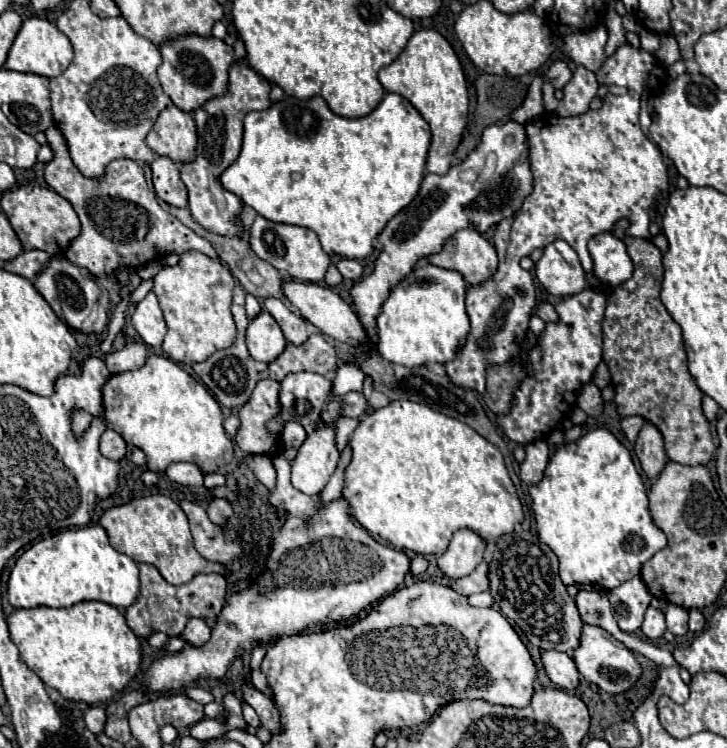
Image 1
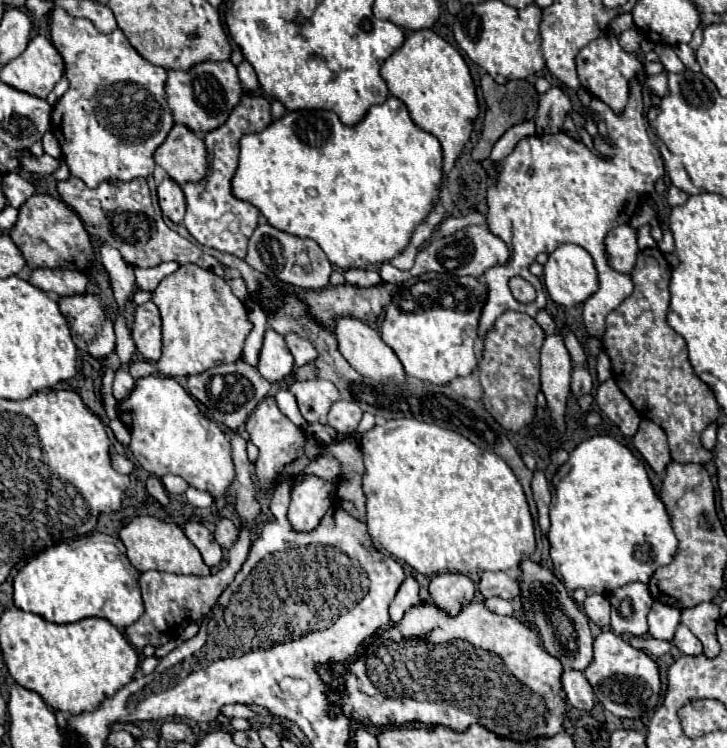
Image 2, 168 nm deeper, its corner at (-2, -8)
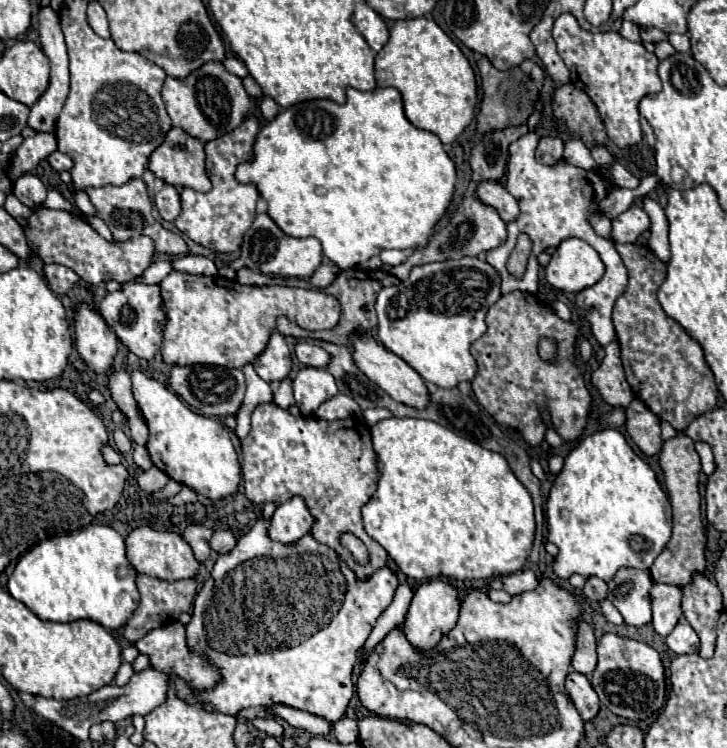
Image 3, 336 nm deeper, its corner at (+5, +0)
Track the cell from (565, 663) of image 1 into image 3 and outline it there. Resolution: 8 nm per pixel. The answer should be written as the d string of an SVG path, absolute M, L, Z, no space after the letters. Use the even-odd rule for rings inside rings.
M570 672L566 678L566 692L584 720L592 720L598 714L600 698L584 674Z

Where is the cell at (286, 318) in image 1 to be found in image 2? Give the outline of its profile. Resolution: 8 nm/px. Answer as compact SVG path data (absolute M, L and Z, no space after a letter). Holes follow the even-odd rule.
M289 332L289 334L285 334L285 342L287 342L297 366L309 364L309 362L313 362L317 358L317 352L315 352L313 344L307 338L301 338L299 334Z

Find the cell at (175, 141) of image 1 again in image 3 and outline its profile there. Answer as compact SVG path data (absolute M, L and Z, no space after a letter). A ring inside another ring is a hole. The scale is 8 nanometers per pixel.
M172 128L166 134L166 140L154 154L150 156L148 168L154 172L154 176L162 178L170 186L178 188L192 188L196 192L208 192L212 188L212 182L206 174L206 154L204 154L204 144L198 142L196 138L190 138L182 128Z

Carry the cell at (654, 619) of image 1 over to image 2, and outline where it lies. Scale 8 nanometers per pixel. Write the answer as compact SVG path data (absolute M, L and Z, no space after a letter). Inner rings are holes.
M655 602L649 612L649 636L657 640L671 640L679 624L679 614L681 612L673 610L673 606Z

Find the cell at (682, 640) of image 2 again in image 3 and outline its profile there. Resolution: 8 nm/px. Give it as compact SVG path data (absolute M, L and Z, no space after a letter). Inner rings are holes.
M676 624L676 628L666 636L666 644L676 654L696 654L700 648L698 634L690 624Z

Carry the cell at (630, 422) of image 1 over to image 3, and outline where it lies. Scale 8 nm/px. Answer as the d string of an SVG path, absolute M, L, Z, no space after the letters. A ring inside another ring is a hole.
M614 340L604 350L606 350L606 356L600 362L598 370L592 374L592 384L600 390L602 400L606 400L610 406L626 408L634 398L634 392L626 382L626 374L620 360L620 346Z

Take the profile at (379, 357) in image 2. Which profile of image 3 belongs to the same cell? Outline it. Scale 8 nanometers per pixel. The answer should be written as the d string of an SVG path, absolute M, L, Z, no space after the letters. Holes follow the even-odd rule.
M356 334L356 336L352 336L352 356L354 356L356 366L372 382L376 382L386 394L390 394L396 402L402 402L402 404L412 406L416 410L424 410L428 406L430 392L428 392L422 376L414 368L410 368L402 358L398 358L396 354L392 354L390 350L386 350L382 344L378 344L368 334Z

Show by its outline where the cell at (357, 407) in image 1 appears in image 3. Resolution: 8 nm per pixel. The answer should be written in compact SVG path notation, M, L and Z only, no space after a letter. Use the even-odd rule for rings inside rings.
M336 394L334 398L326 400L314 412L314 416L320 420L340 420L340 418L348 418L348 416L362 416L362 410L354 402L354 398L350 398L346 394Z

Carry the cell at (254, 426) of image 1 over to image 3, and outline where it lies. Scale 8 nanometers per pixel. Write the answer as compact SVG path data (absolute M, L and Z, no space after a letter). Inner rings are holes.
M262 404L254 410L252 430L240 440L240 444L244 494L250 502L274 502L280 506L292 496L302 496L314 518L312 538L332 548L358 580L366 580L376 570L388 566L386 550L382 550L382 546L366 534L360 514L360 508L376 492L380 478L370 430L362 418L326 422L314 416L292 416L276 404ZM342 532L352 532L354 536L362 538L370 550L370 562L366 566L358 566L358 562L346 554L346 548L340 546L338 538Z

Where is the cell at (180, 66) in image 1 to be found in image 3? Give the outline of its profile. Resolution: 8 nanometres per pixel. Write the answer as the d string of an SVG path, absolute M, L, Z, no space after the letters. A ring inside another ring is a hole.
M208 62L182 80L168 76L162 88L162 100L172 118L172 124L180 126L186 134L202 142L216 140L222 134L236 130L250 110L250 96L246 94L242 80L226 72L220 62Z

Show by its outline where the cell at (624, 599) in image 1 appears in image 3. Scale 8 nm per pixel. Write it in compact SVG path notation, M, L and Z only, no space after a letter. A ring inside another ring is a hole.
M620 568L608 582L608 600L620 610L630 626L644 626L652 620L650 588L654 580L648 570Z

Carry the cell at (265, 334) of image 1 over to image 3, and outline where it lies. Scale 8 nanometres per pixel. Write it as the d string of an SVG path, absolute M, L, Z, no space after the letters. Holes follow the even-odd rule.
M274 332L266 350L256 358L254 370L266 382L280 382L292 370L292 352L282 334Z

